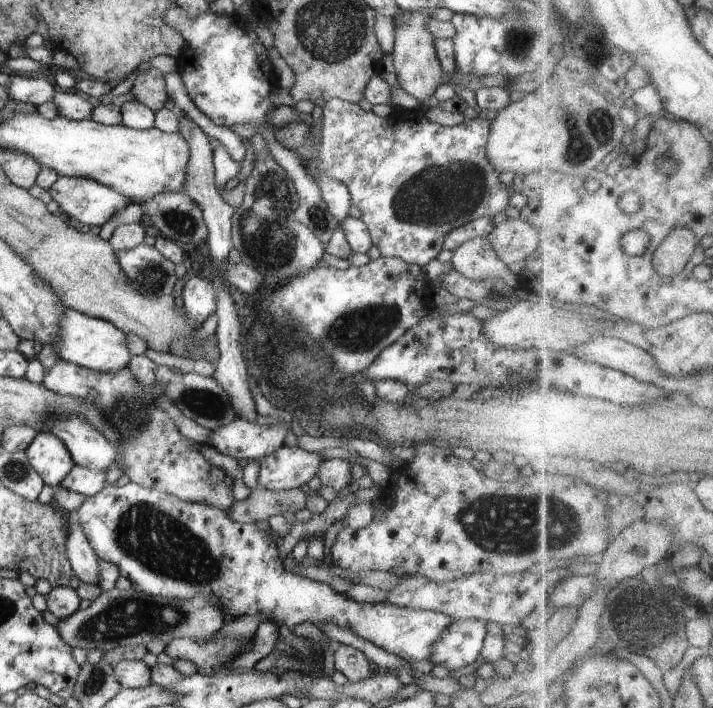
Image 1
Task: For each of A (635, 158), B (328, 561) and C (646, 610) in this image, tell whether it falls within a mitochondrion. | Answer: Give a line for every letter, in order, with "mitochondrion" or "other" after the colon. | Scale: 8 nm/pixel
A: other
B: other
C: mitochondrion

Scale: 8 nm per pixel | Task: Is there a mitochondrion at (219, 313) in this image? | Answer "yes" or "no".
no

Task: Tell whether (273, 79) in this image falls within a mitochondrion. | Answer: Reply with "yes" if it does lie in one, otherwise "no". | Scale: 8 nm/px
no

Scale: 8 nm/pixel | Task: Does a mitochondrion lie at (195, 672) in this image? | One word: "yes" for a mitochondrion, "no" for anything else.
no

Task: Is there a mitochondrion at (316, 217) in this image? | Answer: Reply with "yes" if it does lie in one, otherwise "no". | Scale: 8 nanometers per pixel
yes

